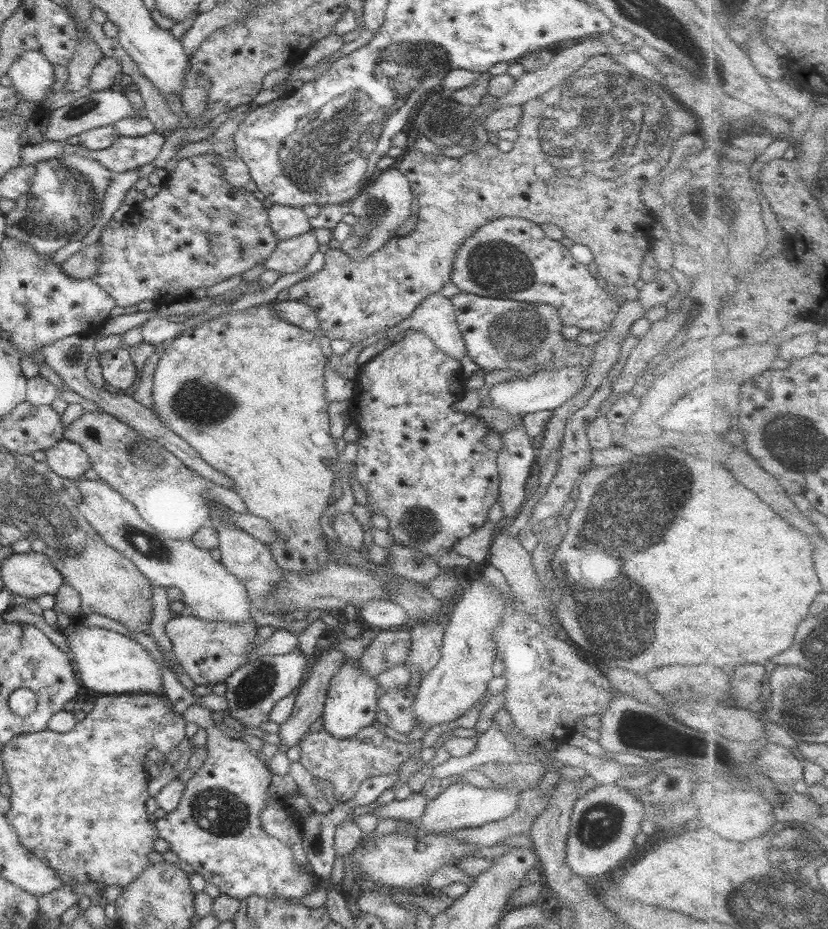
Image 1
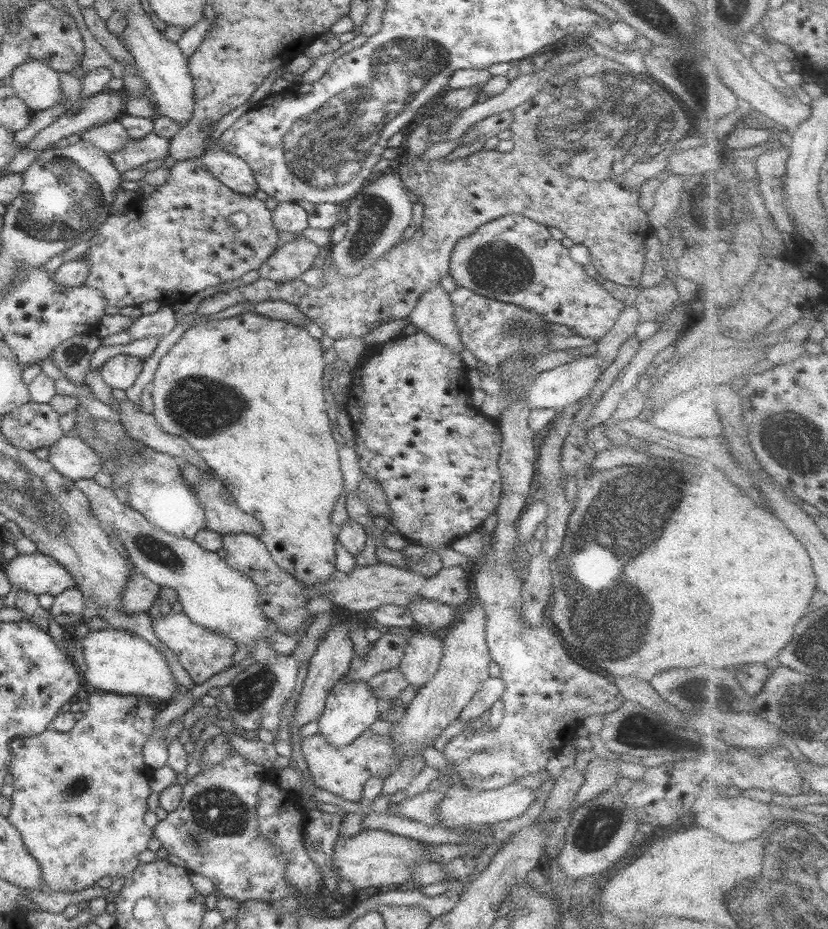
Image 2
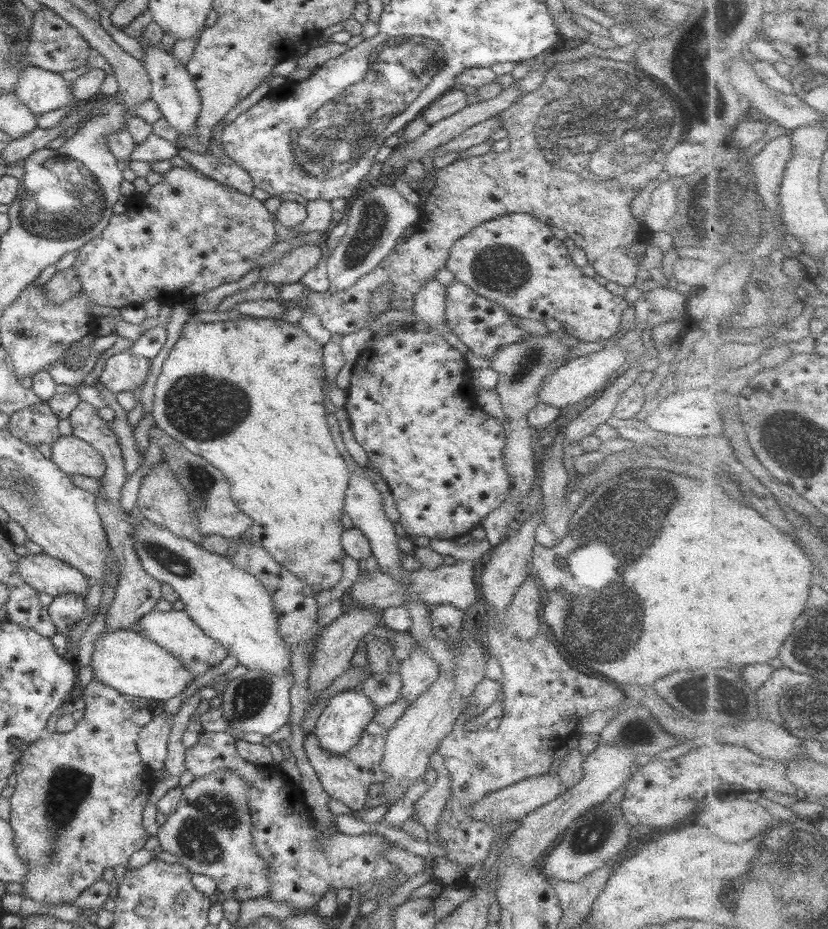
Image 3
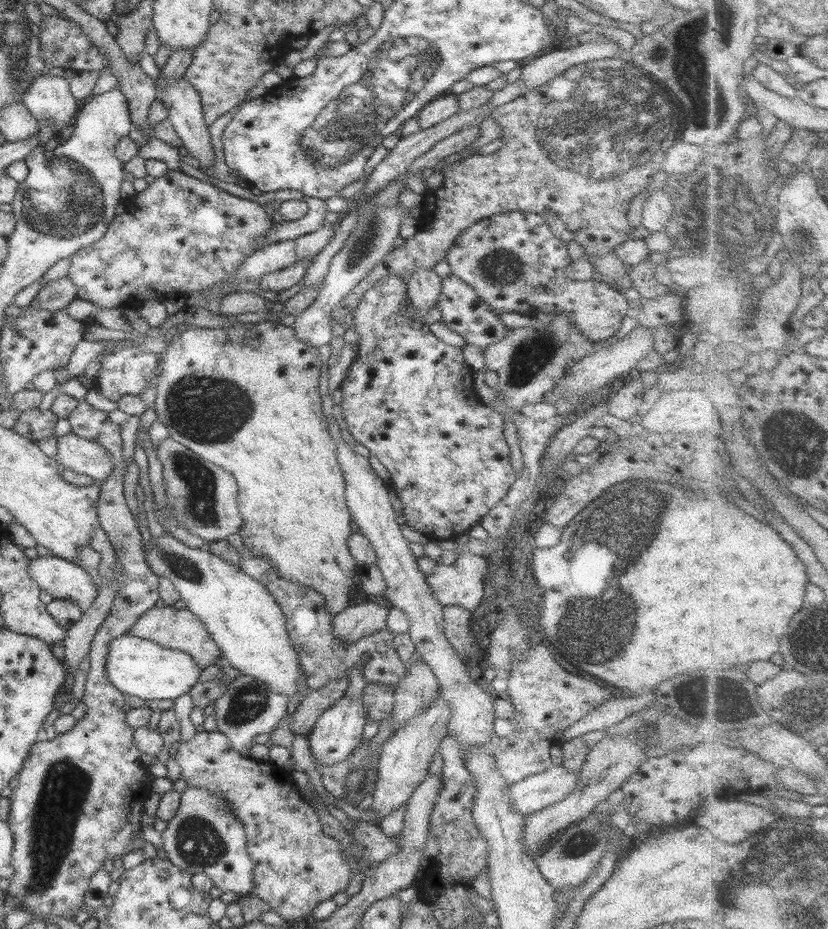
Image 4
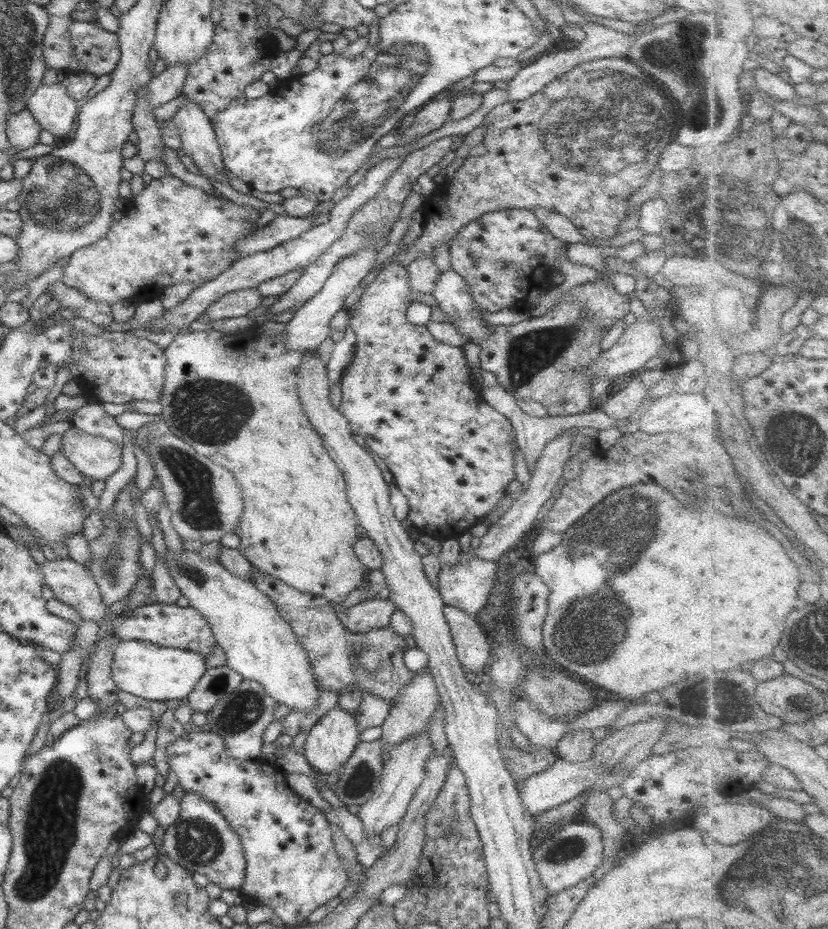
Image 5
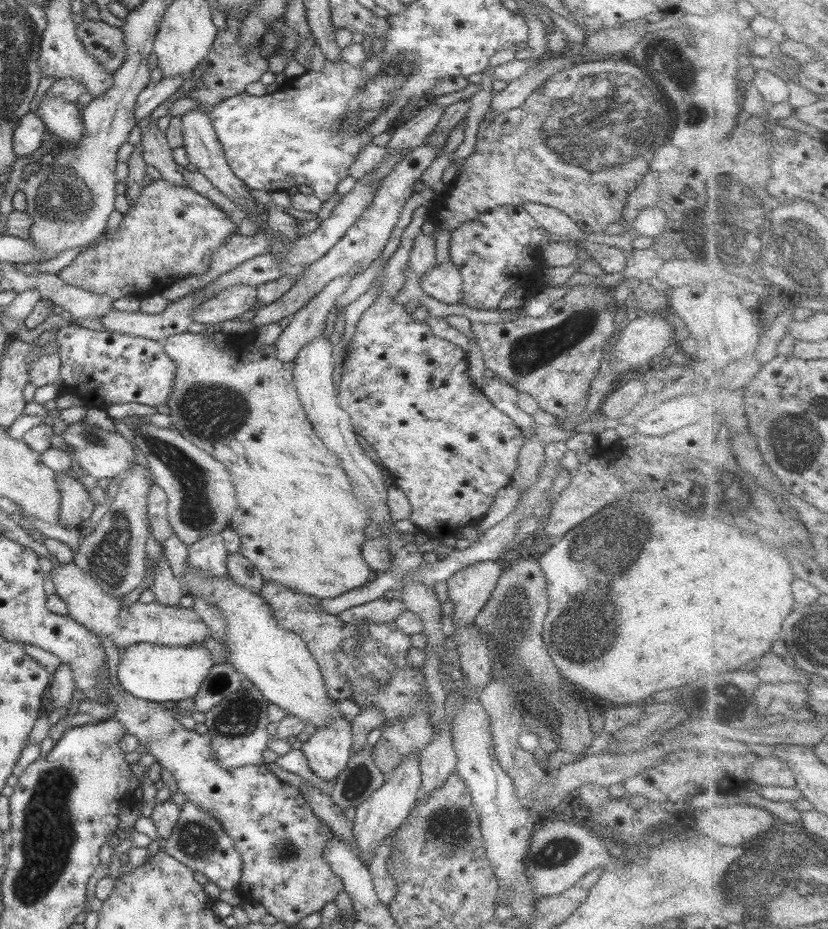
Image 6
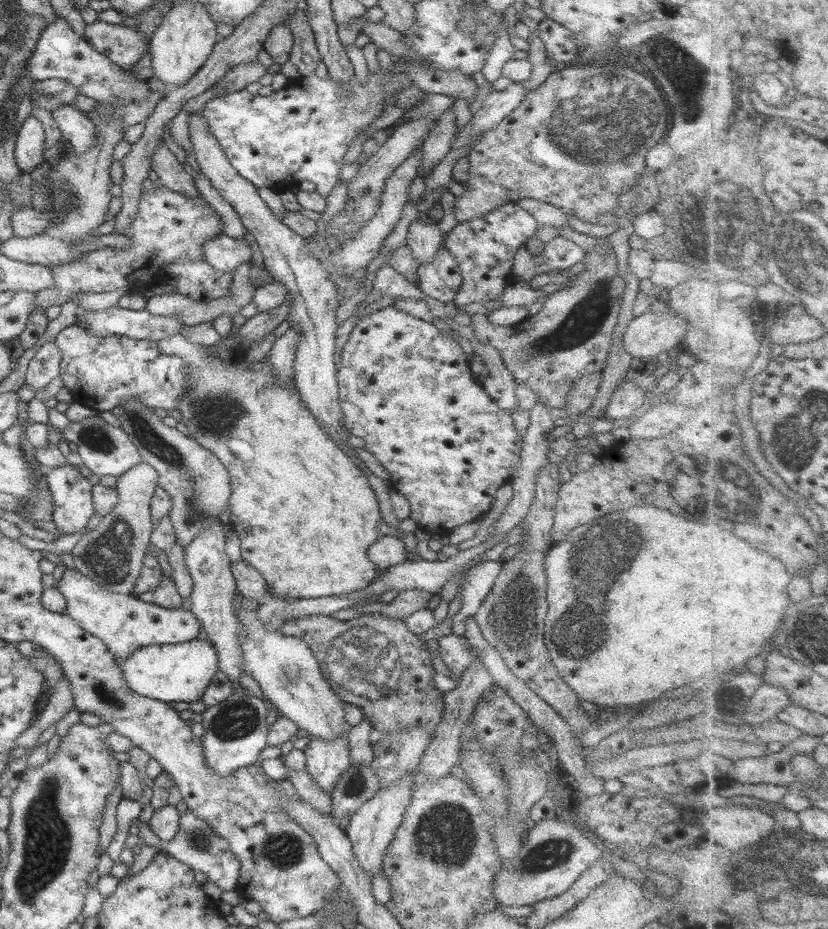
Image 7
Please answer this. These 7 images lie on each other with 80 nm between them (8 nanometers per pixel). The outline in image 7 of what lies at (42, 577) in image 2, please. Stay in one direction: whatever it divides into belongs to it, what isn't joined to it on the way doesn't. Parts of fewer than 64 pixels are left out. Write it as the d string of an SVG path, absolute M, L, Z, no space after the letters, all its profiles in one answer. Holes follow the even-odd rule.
M75 568L65 570L56 588L67 602L64 614L71 616L86 632L102 640L113 656L126 658L144 646L197 640L200 632L201 622L192 612L180 607L169 609L144 602L132 594L110 592Z

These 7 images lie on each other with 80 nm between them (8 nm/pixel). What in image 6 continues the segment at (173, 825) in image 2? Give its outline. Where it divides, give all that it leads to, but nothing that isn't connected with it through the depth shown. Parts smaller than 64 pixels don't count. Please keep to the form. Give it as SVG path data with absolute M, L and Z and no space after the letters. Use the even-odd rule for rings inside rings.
M188 800L184 802L172 832L166 838L166 844L162 846L162 851L195 873L204 874L208 882L216 884L220 891L239 887L243 862L234 846L234 840L226 834L217 818L209 815L209 812L203 811L202 808L195 805L195 802Z

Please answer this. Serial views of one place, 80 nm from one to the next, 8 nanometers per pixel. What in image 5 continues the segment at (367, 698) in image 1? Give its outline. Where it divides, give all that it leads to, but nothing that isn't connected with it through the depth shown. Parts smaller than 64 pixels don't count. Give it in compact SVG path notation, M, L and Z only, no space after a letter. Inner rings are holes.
M334 708L327 713L306 733L307 741L304 756L310 766L317 768L321 774L342 769L345 762L352 756L360 741L359 728L355 719L355 712Z

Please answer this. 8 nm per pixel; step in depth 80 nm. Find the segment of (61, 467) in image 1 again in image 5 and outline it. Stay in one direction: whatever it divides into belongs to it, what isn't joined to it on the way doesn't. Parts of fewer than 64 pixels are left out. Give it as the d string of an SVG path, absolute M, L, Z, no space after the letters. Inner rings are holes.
M75 427L70 428L61 440L61 453L84 475L88 476L92 481L105 481L112 476L122 461L120 459L121 450L124 444L120 446L112 441L108 441L102 437L94 437L82 431L78 431Z

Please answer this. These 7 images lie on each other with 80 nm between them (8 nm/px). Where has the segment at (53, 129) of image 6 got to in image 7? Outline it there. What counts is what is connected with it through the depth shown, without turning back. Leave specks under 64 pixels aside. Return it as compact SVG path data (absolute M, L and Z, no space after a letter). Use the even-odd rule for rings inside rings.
M60 105L50 111L52 118L58 123L62 141L68 140L77 155L85 153L95 143L96 127L87 114L72 105Z

